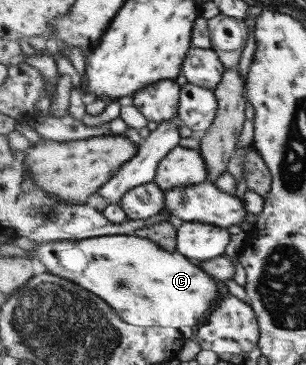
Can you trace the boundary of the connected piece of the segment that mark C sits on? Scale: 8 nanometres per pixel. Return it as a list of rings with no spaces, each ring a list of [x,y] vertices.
[[[108,235],[90,237],[82,240],[59,240],[53,243],[37,243],[30,255],[44,265],[45,272],[75,282],[83,289],[103,298],[123,321],[142,328],[199,327],[206,323],[211,312],[218,307],[221,300],[219,283],[207,271],[188,257],[177,251],[163,249],[151,238],[133,235]]]

